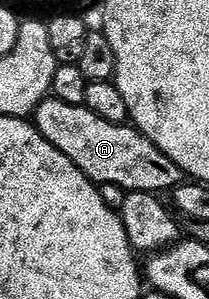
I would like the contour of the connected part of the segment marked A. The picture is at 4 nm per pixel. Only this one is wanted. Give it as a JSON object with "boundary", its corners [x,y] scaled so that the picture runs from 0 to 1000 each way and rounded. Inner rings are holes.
{"boundary":[[[225,328],[177,361],[167,425],[206,462],[225,462],[225,475],[244,475],[244,488],[263,488],[263,502],[297,508],[421,602],[440,602],[469,622],[526,615],[579,625],[603,645],[794,649],[789,642],[818,639],[861,602],[876,602],[866,562],[837,555],[837,542],[818,542],[818,528],[799,528],[799,515],[766,508],[684,445],[632,421],[493,408],[493,395],[474,395],[426,361],[321,355],[321,341],[282,341],[268,328]]]}

